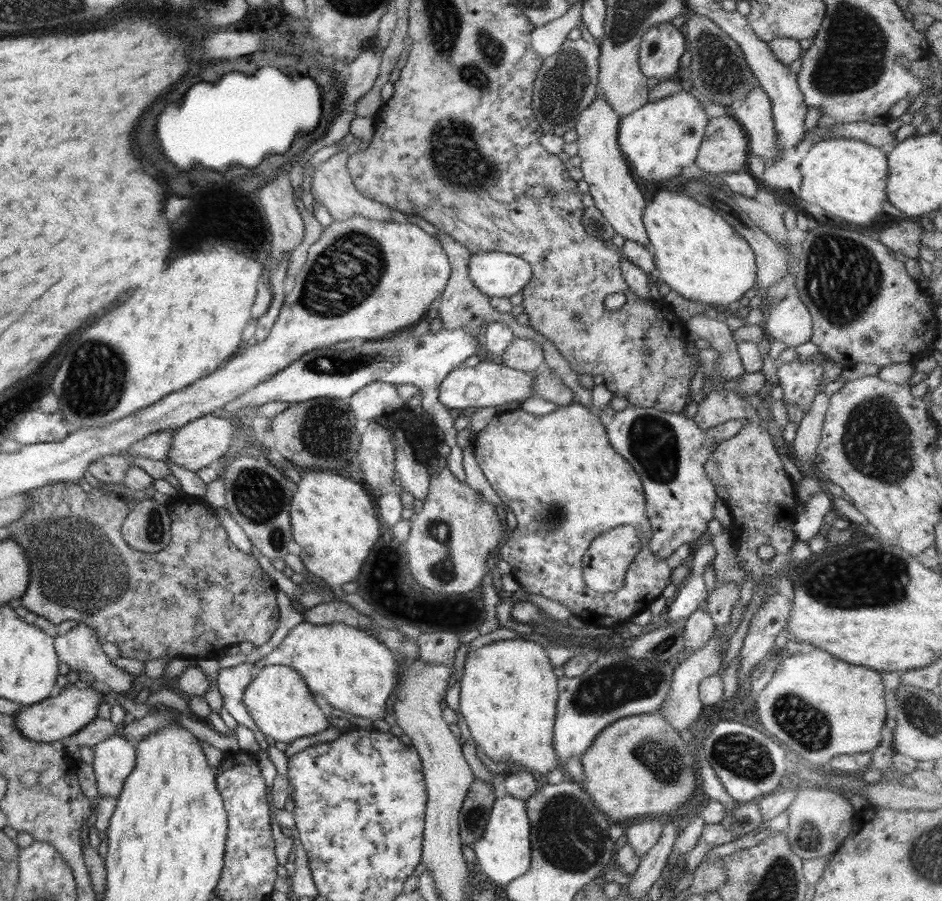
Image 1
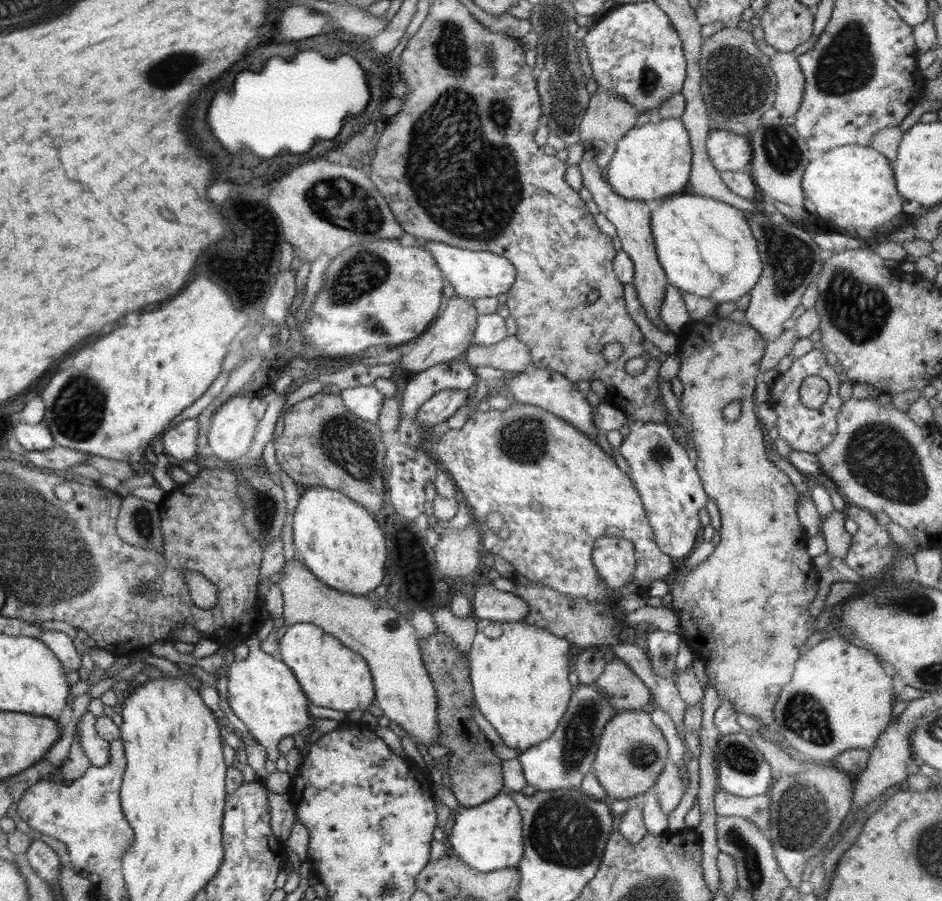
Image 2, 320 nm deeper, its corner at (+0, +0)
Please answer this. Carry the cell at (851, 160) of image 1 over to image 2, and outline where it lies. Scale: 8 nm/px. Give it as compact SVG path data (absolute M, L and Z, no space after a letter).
M846 145L837 146L834 149L824 152L820 158L814 158L804 175L802 176L802 189L804 196L812 200L818 208L818 214L830 222L834 222L838 228L890 228L895 218L902 214L902 205L905 200L898 194L896 190L896 182L894 180L893 164L880 153L879 150L868 146Z

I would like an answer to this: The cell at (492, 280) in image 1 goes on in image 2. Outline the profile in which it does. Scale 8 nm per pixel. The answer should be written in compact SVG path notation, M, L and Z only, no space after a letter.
M426 241L423 249L430 251L444 278L447 278L454 287L455 294L464 299L474 300L506 294L516 278L517 270L507 258L486 250L476 252L436 241Z

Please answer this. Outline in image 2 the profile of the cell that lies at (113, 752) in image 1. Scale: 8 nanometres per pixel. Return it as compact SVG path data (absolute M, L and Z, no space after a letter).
M87 711L75 724L78 744L89 758L92 768L101 768L109 761L109 742L104 740L95 727L96 717Z

